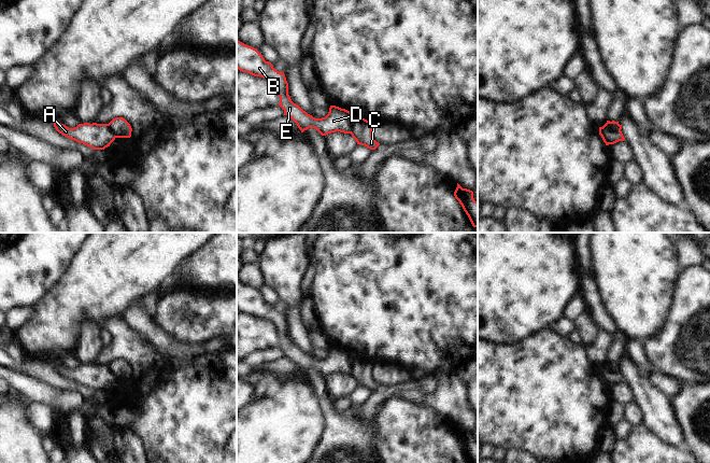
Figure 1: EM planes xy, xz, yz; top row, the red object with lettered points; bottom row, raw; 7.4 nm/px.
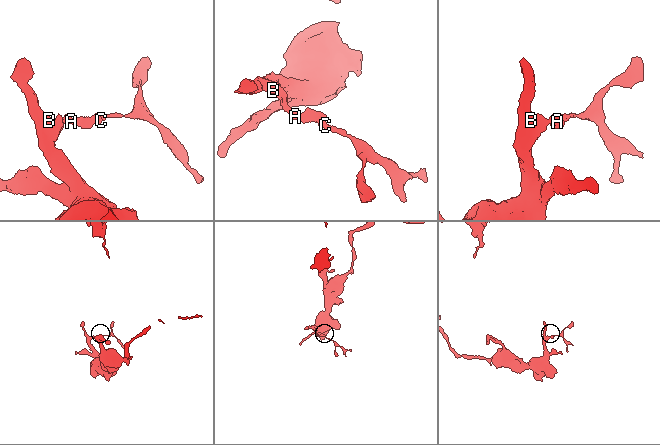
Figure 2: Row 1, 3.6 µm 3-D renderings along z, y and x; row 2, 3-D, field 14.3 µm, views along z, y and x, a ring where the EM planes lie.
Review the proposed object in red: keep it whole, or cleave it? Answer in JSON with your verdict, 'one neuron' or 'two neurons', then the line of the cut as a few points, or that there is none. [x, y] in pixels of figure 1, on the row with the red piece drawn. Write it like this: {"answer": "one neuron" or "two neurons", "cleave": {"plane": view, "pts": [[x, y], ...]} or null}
{"answer": "two neurons", "cleave": {"plane": "yz", "pts": [[600, 127], [620, 130]]}}

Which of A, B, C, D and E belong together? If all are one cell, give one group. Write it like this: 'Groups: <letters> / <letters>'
Groups: A B D E / C

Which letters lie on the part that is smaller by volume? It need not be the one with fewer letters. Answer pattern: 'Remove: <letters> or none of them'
Remove: C

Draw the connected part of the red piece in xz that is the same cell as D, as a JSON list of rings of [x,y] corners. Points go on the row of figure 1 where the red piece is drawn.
[[[237,40],[237,68],[254,76],[261,76],[272,81],[280,97],[279,106],[284,110],[284,115],[290,117],[303,132],[315,128],[322,136],[340,131],[351,134],[352,113],[345,109],[330,106],[325,117],[315,118],[294,103],[288,95],[288,83],[284,72],[275,70],[271,62],[266,61],[262,55],[252,46]]]

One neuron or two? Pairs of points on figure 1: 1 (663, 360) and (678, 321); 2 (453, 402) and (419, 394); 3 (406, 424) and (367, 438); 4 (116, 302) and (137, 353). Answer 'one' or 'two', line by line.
1: one
2: one
3: two
4: two

